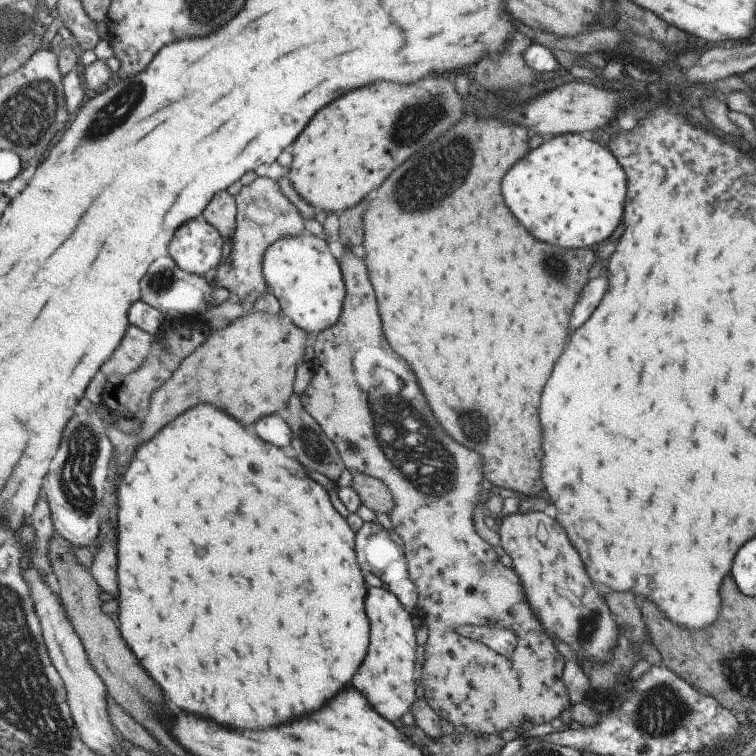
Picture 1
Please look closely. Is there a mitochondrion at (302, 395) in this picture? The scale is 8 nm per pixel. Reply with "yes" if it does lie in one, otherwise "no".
no

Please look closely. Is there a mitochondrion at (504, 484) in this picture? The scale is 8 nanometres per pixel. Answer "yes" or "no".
no

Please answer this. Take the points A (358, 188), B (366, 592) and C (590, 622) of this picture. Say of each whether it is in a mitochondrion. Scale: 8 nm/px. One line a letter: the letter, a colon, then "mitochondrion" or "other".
A: other
B: other
C: mitochondrion

